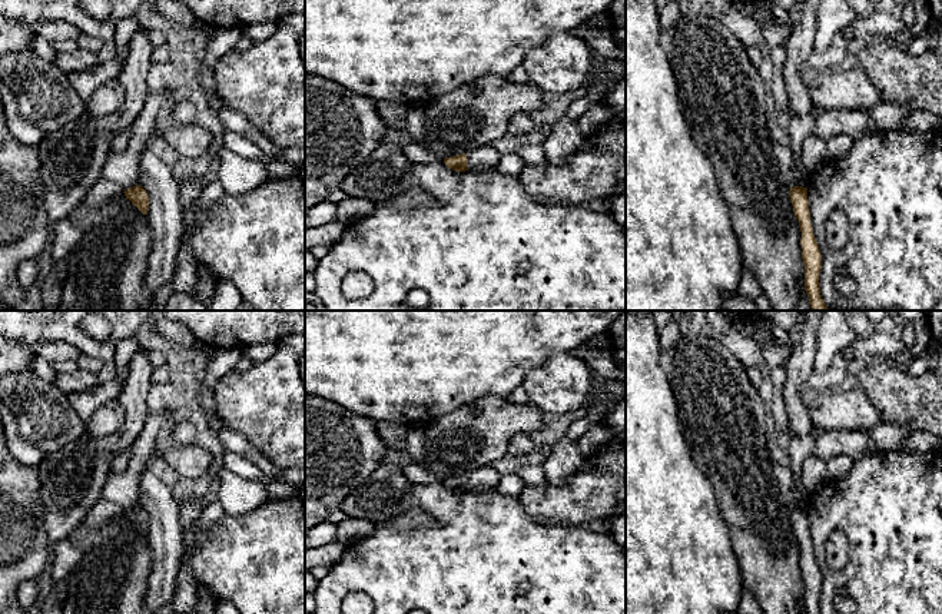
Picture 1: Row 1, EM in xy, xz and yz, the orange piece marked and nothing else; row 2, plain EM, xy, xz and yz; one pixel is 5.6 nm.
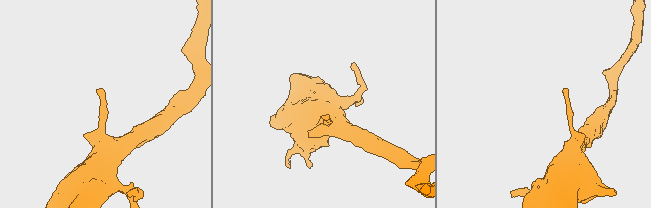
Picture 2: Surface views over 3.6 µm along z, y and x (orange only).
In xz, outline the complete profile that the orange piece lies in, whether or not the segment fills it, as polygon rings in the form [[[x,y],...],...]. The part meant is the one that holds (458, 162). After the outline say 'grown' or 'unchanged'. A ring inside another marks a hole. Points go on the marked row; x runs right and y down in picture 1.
[[[465,153],[457,155],[457,156],[451,156],[451,157],[445,157],[444,163],[450,169],[457,170],[457,172],[465,172],[465,170],[468,170],[468,167],[467,167],[468,159],[467,159]]]; unchanged

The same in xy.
[[[133,186],[125,190],[126,199],[129,199],[143,215],[147,215],[149,196],[142,186]]]; unchanged

